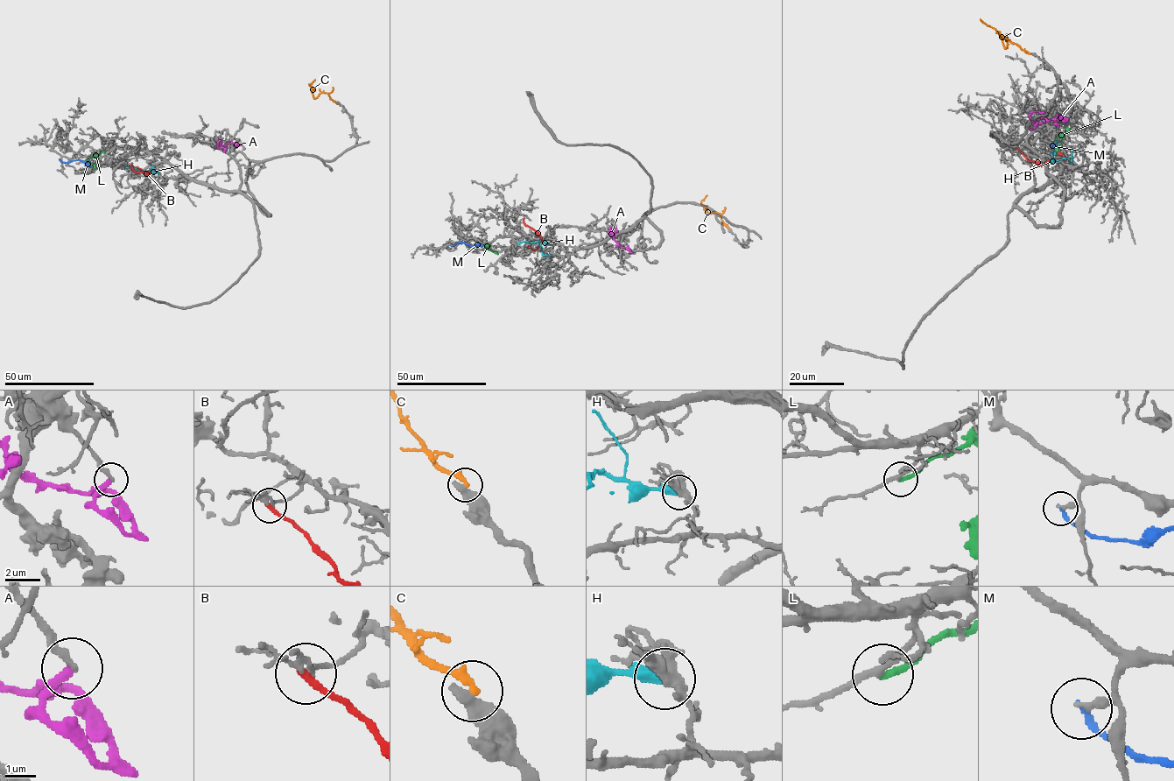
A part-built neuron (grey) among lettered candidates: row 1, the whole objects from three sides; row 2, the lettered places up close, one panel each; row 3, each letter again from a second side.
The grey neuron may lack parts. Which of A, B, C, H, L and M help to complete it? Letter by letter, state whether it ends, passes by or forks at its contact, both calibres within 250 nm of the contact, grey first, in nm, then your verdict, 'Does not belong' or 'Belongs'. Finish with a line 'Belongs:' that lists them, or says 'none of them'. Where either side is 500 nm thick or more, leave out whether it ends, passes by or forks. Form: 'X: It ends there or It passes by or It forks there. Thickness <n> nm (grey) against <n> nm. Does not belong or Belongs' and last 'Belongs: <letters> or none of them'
A: It ends there. Thickness 200 nm (grey) against 260 nm. Does not belong
B: It ends there. Thickness 190 nm (grey) against 240 nm. Does not belong
C: Thickness 500 nm (grey) against 280 nm. Does not belong
H: It ends there. Thickness 240 nm (grey) against 400 nm. Does not belong
L: It ends there. Thickness 200 nm (grey) against 220 nm. Does not belong
M: It ends there. Thickness 200 nm (grey) against 160 nm. Does not belong
Belongs: none of them

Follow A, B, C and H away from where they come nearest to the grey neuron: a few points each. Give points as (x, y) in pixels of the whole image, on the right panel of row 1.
A: (1058, 119), (1067, 120), (1059, 116), (1044, 123), (1034, 123), (1029, 118), (1029, 115), (1036, 111), (1045, 113)
B: (1016, 149), (1029, 161), (1041, 165), (1049, 160), (1064, 158), (1060, 153)
C: (1029, 53), (1006, 38), (1007, 47), (1003, 45), (1000, 33), (980, 18)
H: (1071, 161), (1071, 158), (1050, 163), (1050, 152), (1055, 153)

